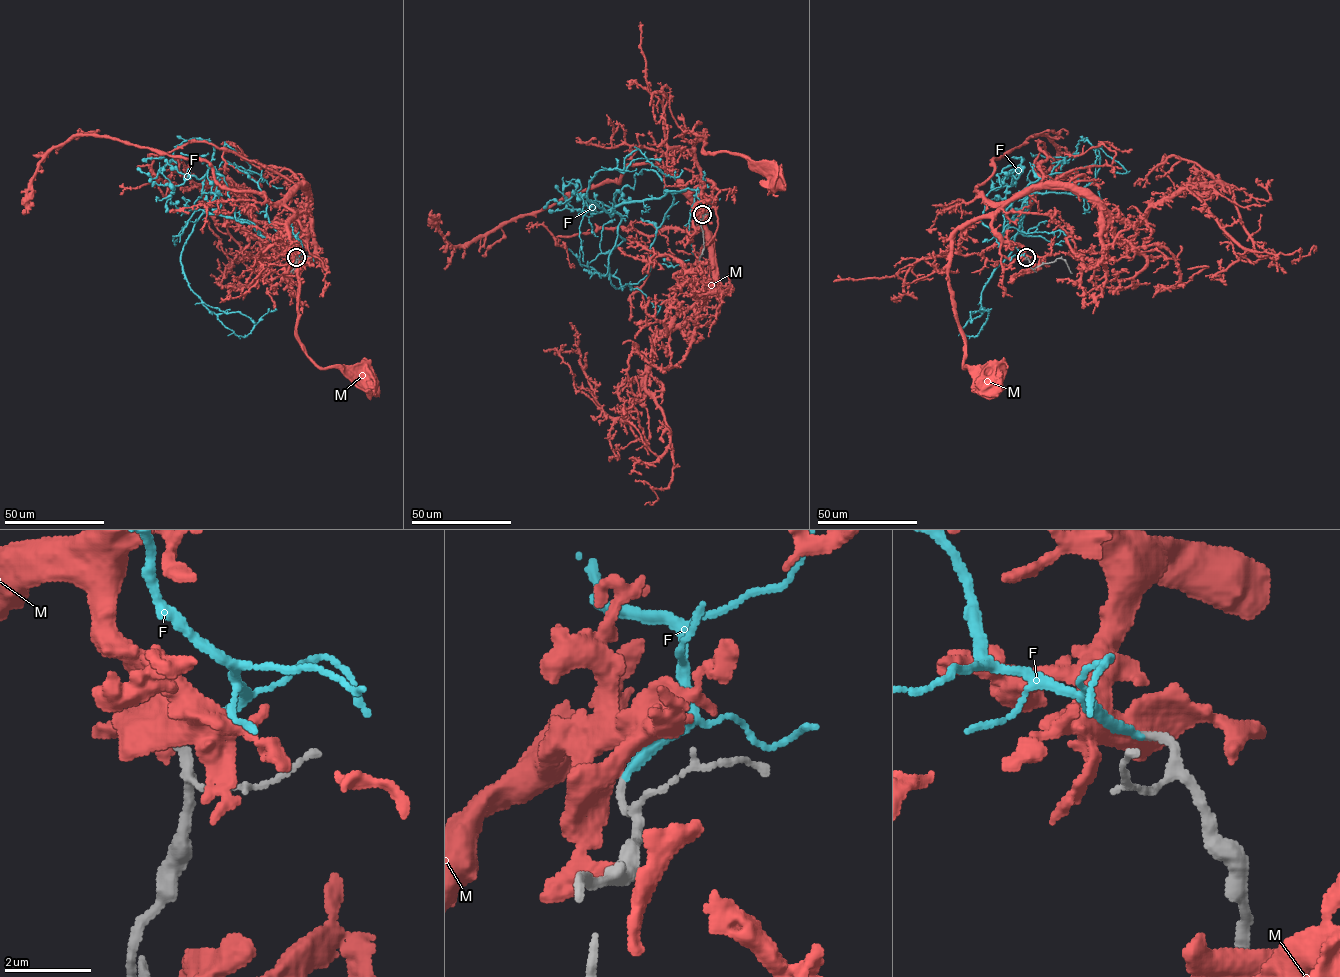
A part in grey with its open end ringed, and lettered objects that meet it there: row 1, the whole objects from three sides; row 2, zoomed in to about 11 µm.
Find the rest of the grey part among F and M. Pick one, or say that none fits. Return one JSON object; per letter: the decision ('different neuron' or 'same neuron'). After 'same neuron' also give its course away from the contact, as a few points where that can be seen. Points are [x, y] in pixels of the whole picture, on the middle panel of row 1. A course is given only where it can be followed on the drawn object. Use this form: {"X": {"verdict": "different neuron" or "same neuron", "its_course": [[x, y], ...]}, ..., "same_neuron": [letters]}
{"F": {"verdict": "same neuron", "its_course": [[702, 214], [688, 188], [609, 212], [588, 199], [596, 173], [622, 170], [635, 150], [665, 175], [682, 169]]}, "M": {"verdict": "different neuron"}, "same_neuron": ["F"]}

